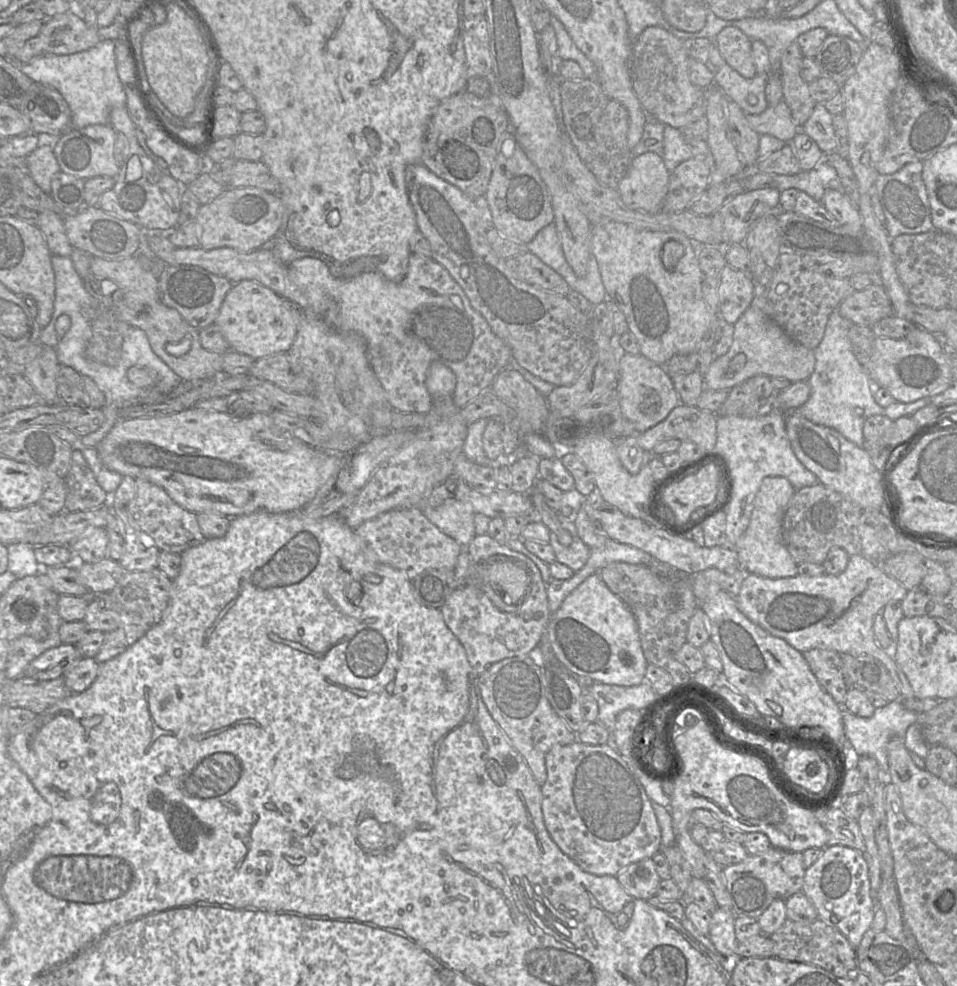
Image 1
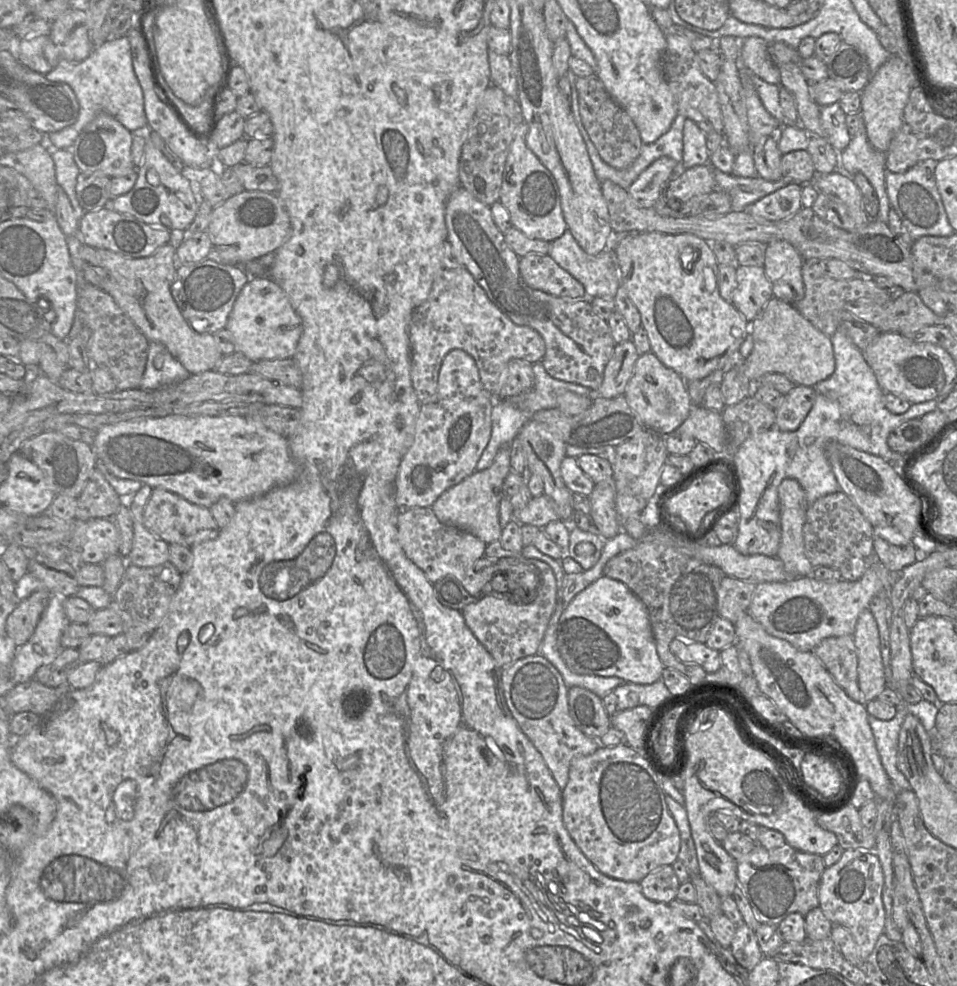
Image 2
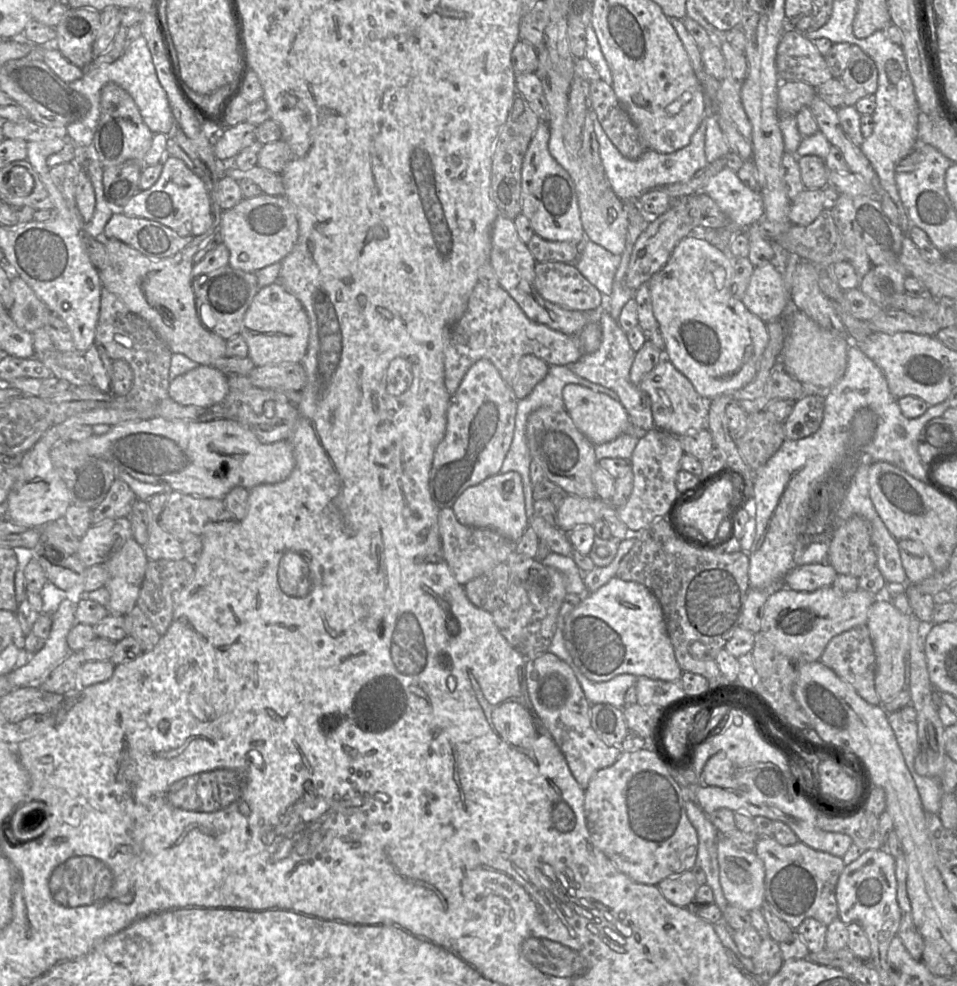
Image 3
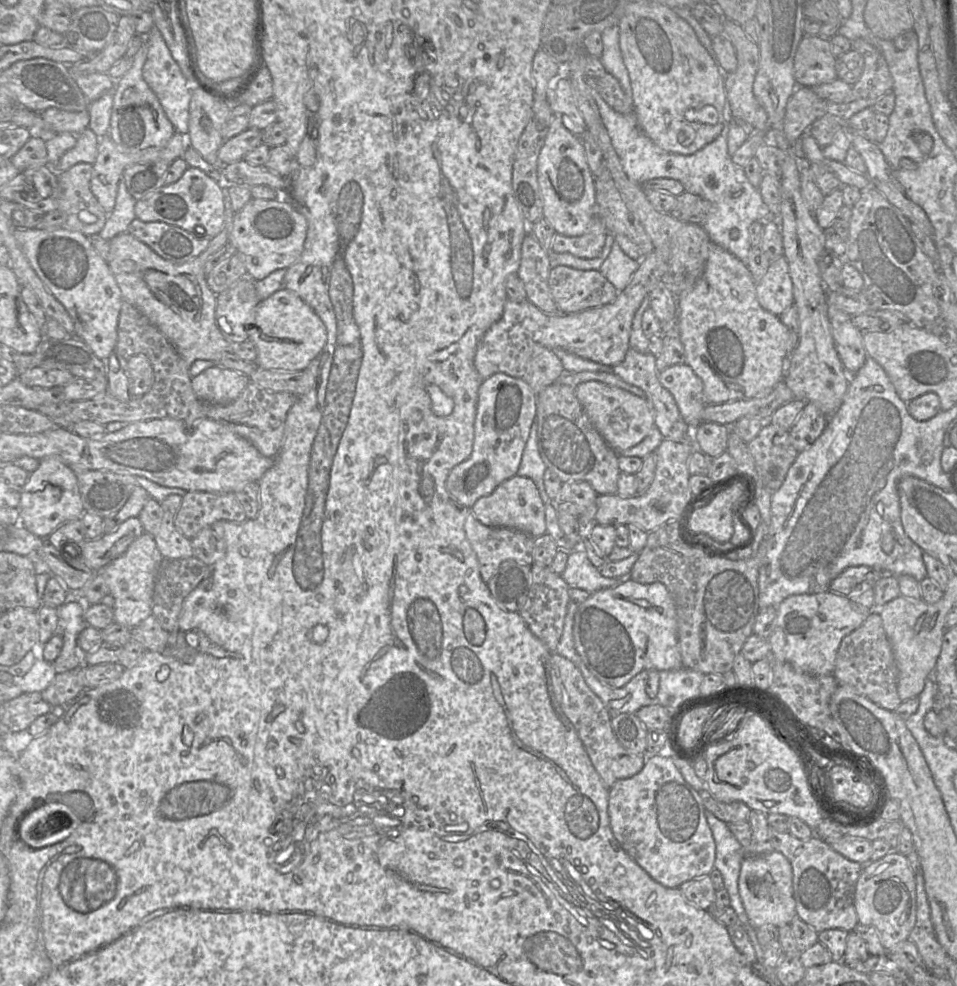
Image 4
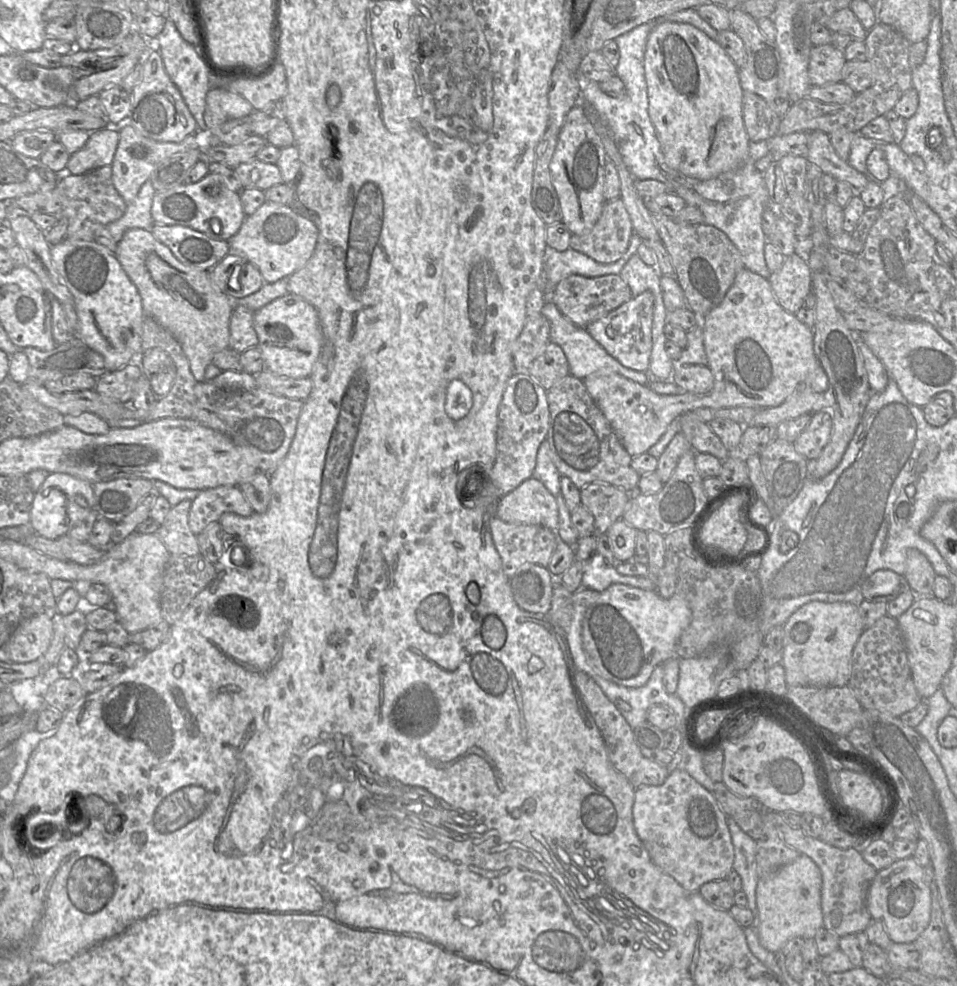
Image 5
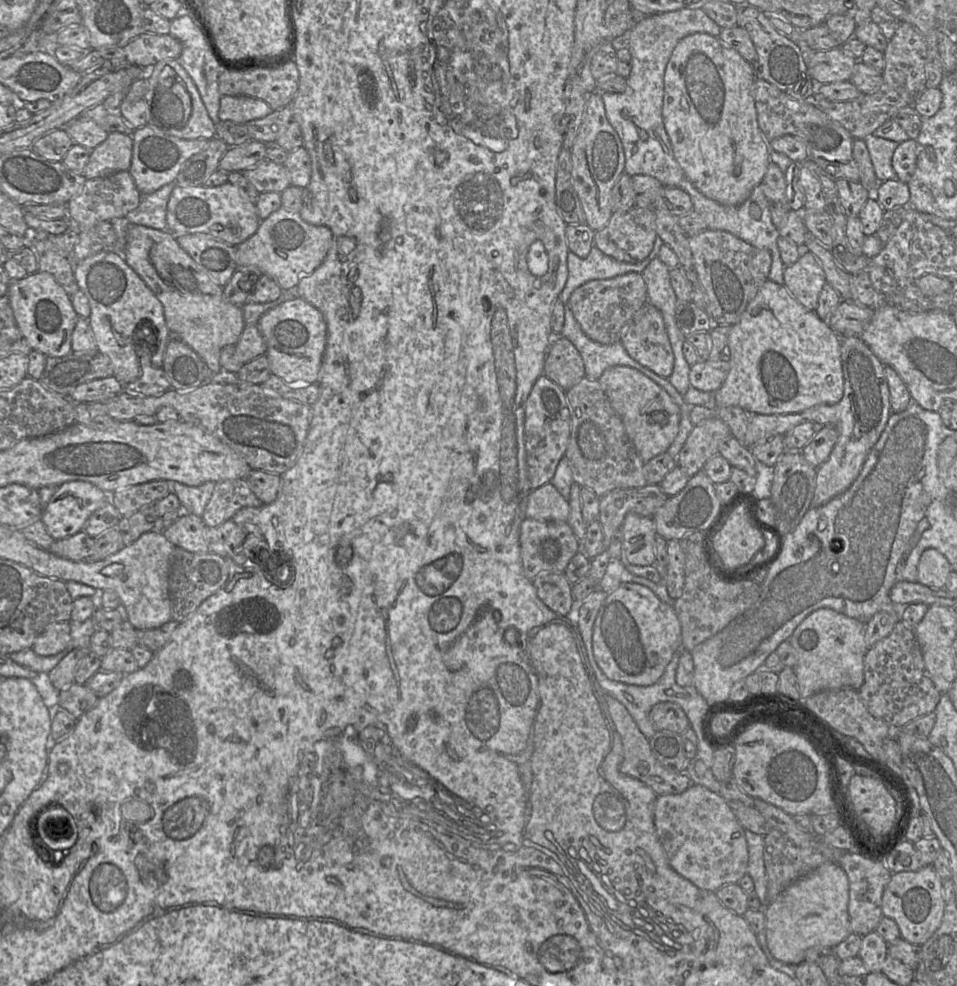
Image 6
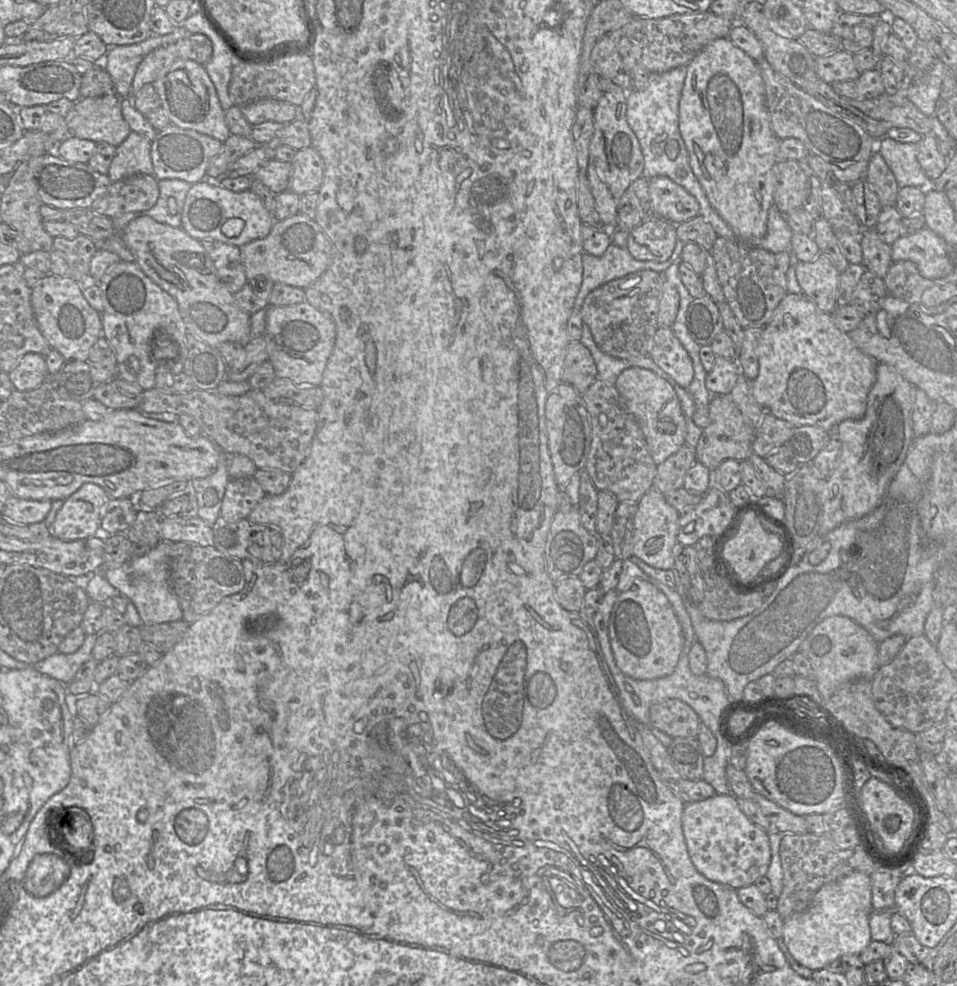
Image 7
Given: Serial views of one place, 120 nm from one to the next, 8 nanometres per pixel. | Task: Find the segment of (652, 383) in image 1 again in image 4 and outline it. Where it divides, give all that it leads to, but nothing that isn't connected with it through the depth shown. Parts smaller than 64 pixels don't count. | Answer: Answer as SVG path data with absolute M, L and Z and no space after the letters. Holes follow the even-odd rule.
M686 363L669 366L659 372L659 381L673 395L685 422L699 426L707 403L703 381L692 367Z

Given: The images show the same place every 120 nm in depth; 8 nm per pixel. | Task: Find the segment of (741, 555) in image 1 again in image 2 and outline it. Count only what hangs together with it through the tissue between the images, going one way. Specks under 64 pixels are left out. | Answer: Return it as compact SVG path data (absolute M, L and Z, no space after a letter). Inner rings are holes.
M791 478L782 480L778 487L780 524L781 524L781 542L776 557L780 559L786 571L792 577L808 576L813 569L810 561L807 559L804 551L803 525L806 519L806 510L808 503L801 485Z

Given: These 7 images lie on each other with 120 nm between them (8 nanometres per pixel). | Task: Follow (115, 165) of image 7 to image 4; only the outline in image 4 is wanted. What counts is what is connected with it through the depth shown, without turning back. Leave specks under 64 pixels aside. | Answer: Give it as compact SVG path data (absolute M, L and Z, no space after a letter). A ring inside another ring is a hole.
M87 128L77 135L76 145L55 164L54 171L61 173L78 163L93 164L97 158L101 138Z

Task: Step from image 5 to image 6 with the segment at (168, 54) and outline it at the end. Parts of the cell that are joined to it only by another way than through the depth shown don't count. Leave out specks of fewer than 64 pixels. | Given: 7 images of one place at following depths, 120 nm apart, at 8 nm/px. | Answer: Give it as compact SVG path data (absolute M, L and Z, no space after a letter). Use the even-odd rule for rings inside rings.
M191 14L182 15L171 20L169 35L181 42L182 53L177 61L183 66L194 82L209 116L217 124L220 121L218 111L222 97L219 91L219 76L223 70L226 71L224 65L216 54L211 41Z

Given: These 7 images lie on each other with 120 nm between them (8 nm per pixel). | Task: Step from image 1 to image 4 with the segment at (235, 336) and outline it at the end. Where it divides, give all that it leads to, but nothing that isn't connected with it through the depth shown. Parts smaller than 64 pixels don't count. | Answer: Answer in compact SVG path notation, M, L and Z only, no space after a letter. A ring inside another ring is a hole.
M282 287L260 301L253 312L248 340L256 350L256 365L264 370L304 371L327 342L327 330L315 311L295 292Z

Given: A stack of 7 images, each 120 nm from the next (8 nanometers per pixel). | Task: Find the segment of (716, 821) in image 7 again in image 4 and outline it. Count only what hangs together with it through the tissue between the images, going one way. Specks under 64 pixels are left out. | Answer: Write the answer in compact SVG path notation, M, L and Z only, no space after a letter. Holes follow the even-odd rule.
M669 755L647 756L639 773L617 780L609 788L608 814L616 841L641 868L665 887L679 888L686 881L709 876L714 869L715 842L705 812L700 792L683 778Z

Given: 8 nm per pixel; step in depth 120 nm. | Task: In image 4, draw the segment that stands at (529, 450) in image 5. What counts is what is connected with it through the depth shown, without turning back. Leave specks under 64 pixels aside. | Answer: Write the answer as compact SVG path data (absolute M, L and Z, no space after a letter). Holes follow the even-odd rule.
M495 373L482 381L473 424L472 453L450 471L446 480L447 493L456 504L472 507L478 499L490 495L501 483L518 475L522 455L535 421L536 403L537 394L522 377Z

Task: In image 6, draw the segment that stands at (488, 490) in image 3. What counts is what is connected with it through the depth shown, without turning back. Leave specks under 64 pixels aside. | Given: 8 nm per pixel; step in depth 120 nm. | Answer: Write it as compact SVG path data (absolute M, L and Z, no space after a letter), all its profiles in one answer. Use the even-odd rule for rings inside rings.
M551 483L532 490L527 496L525 510L527 519L566 522L569 513L568 500Z

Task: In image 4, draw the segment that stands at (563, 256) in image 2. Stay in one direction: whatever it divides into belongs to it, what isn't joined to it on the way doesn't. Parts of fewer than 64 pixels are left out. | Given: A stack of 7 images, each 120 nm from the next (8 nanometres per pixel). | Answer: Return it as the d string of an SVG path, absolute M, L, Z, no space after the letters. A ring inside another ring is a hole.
M613 243L599 272L620 292L629 284L639 268L639 262L626 255L617 243Z

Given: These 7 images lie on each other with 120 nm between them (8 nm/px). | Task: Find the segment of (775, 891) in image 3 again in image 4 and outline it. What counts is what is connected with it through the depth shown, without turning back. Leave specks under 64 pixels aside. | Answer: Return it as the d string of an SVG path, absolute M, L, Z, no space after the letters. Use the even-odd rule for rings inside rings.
M772 830L772 849L782 853L791 864L796 918L817 932L828 929L848 932L855 929L859 923L854 893L863 864L847 859L815 834L809 839L798 839L789 832Z

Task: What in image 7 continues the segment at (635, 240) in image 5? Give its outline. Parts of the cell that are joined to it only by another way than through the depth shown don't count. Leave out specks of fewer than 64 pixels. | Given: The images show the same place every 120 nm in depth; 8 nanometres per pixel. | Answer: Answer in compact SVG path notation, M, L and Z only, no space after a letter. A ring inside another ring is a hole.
M678 240L670 259L663 262L635 259L625 248L611 243L601 256L584 253L582 256L583 274L580 290L575 299L575 310L581 308L585 297L596 288L612 280L631 273L651 270L663 273L675 263L679 263L685 243Z

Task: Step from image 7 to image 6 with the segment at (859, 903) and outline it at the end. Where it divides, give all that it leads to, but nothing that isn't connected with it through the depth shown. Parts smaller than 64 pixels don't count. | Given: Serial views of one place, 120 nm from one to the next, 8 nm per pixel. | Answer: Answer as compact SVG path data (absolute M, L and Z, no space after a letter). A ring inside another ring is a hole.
M826 862L793 882L763 908L766 943L771 955L788 965L799 965L810 948L833 949L852 934L848 901L849 880L837 862Z

